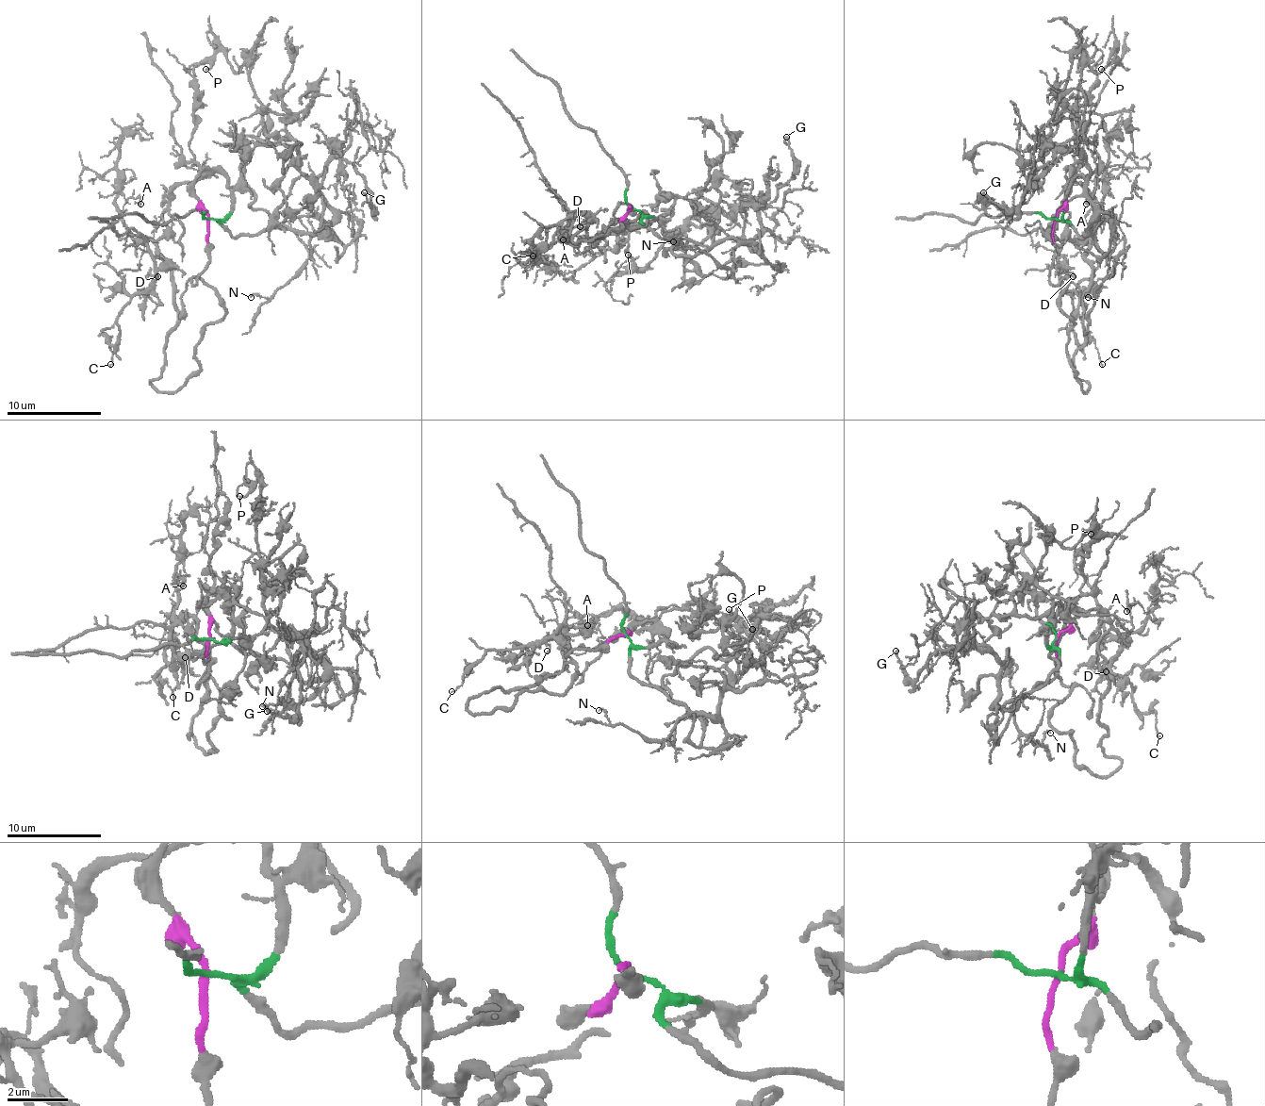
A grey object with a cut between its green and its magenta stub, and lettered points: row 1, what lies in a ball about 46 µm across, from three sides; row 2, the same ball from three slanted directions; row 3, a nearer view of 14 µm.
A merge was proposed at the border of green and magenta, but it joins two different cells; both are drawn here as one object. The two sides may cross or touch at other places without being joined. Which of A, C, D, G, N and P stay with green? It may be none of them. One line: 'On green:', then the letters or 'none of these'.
On green: G, N, P

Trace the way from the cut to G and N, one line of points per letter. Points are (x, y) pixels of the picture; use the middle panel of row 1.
G: (632, 209), (655, 235), (755, 247), (738, 239), (760, 228), (760, 214), (795, 169), (785, 136)
N: (632, 209), (655, 235), (738, 244), (733, 266), (724, 268), (672, 242)

